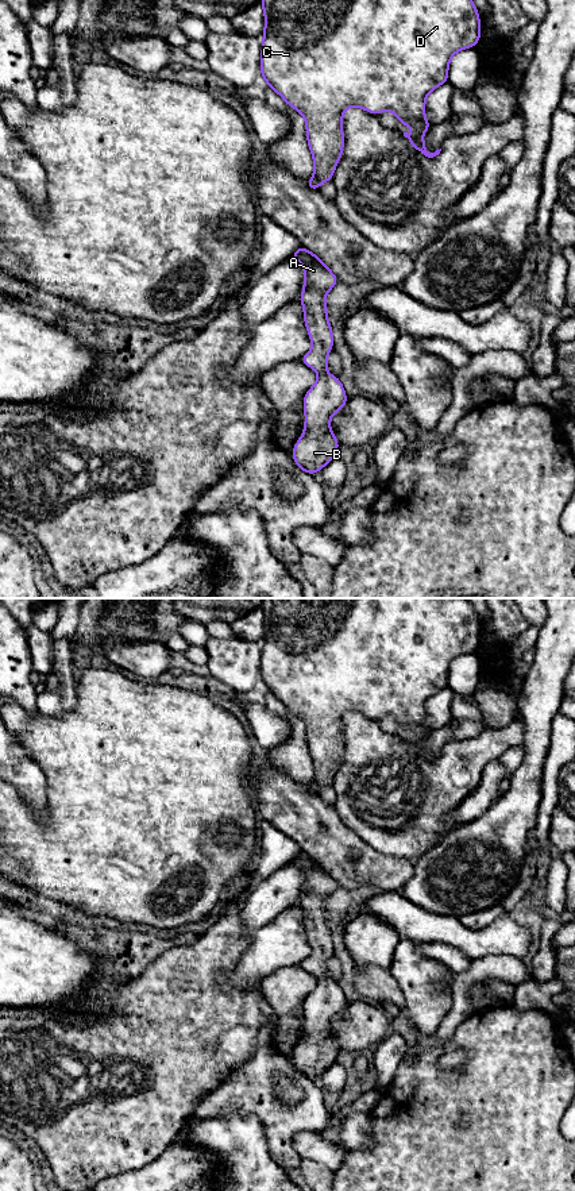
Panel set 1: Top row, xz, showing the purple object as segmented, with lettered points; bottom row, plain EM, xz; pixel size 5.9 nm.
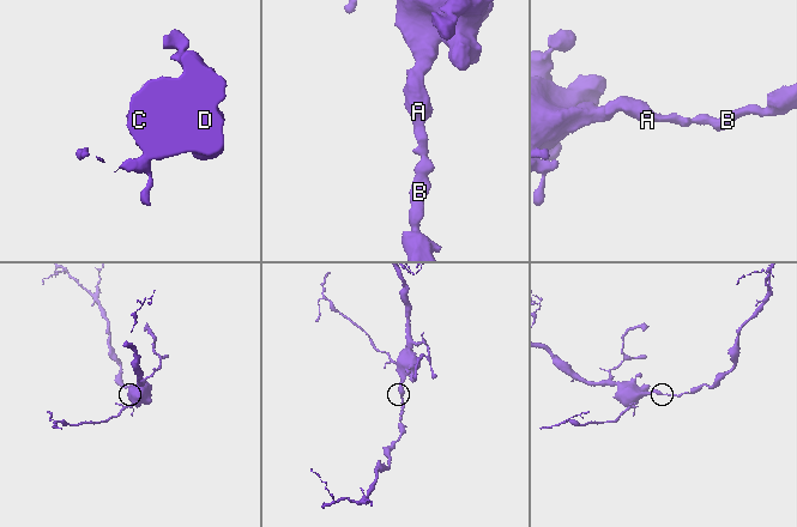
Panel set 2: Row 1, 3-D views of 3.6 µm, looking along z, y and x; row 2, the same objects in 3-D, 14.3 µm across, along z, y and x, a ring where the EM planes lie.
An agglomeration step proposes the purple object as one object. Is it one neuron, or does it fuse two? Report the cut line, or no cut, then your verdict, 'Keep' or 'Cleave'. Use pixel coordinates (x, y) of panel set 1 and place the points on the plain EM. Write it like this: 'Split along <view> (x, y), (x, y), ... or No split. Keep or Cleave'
No split. Keep

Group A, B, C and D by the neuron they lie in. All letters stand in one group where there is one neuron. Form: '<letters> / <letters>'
A B C D

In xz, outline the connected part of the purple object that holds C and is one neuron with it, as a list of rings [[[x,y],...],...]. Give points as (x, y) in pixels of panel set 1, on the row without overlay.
[[[263,598],[261,609],[265,617],[265,636],[261,658],[261,677],[262,685],[275,695],[288,710],[297,714],[305,724],[306,744],[313,762],[314,776],[305,789],[319,795],[324,786],[332,786],[333,776],[339,768],[344,751],[343,740],[343,718],[348,712],[359,712],[370,718],[378,720],[383,716],[393,717],[397,724],[413,733],[417,739],[410,740],[404,737],[409,748],[428,763],[440,759],[440,755],[429,758],[425,755],[422,740],[432,731],[425,724],[425,705],[427,701],[439,690],[448,687],[448,671],[455,658],[463,654],[475,652],[481,643],[481,625],[472,604],[467,598]]]

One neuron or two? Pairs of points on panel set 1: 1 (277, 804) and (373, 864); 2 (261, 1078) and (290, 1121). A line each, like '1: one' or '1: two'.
1: one
2: one

